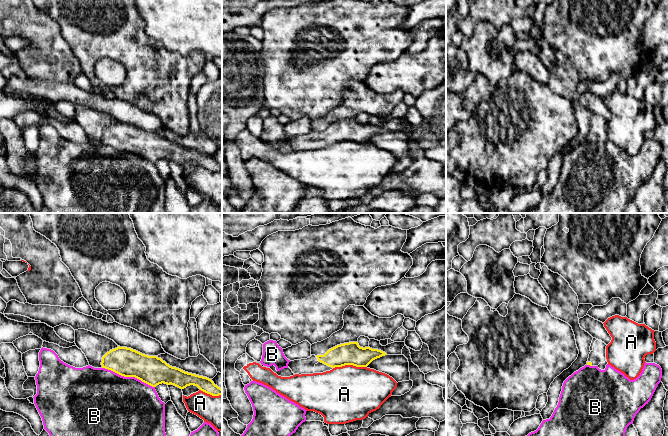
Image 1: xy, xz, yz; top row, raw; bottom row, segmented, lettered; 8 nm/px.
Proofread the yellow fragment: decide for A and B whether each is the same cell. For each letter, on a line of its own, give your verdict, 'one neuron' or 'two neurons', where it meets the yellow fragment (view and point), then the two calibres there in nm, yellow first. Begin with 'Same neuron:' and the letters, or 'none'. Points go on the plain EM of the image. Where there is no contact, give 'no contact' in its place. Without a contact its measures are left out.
Same neuron: none
A: two neurons; meets yellow in xz at (349, 140); 180 nm thick on the yellow side, 460 nm on the other
B: two neurons; meets yellow in xy at (128, 152); 220 nm thick on the yellow side, 500 nm on the other

